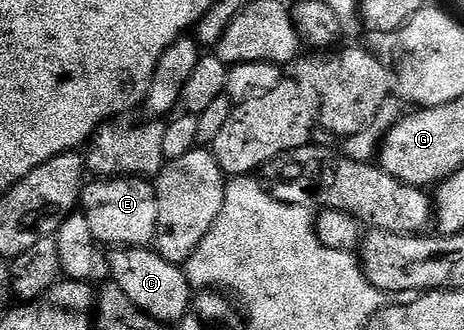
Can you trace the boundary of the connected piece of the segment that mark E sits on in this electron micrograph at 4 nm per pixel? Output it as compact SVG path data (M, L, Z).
M97 177L81 189L79 209L91 224L98 244L106 248L149 247L157 238L157 188L145 177Z

